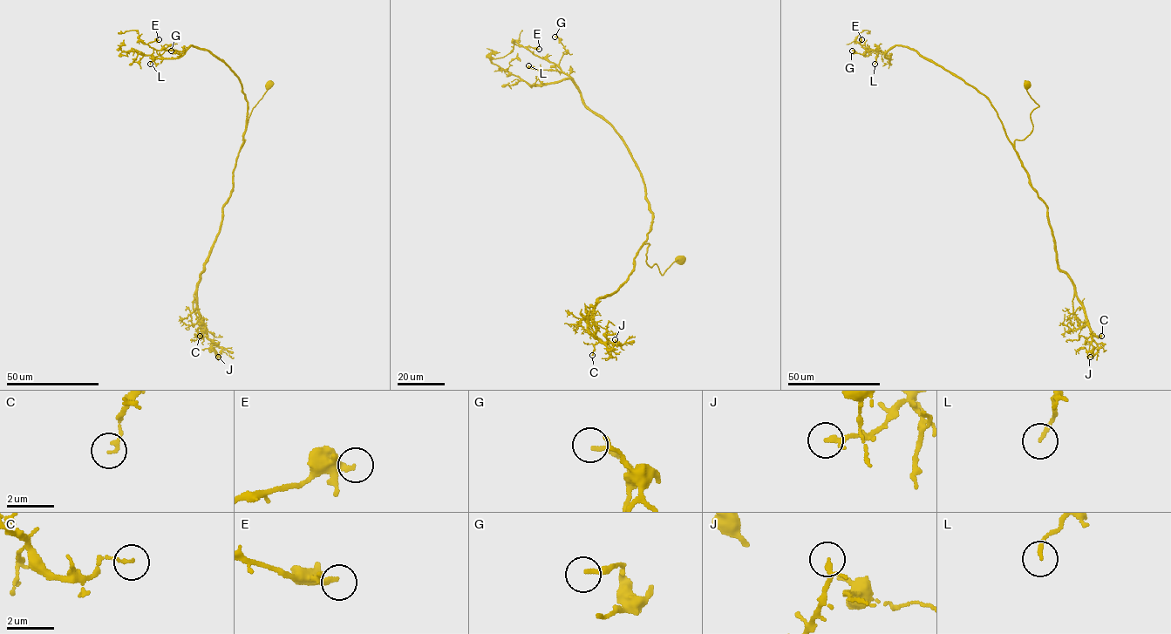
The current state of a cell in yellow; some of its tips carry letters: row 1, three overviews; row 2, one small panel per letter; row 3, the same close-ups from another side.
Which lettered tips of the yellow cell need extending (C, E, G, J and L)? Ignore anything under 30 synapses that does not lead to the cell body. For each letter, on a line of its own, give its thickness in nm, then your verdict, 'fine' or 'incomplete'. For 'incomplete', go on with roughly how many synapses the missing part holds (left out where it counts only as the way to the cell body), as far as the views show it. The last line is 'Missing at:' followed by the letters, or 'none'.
C: 130 nm | fine
E: 240 nm | fine
G: 190 nm | fine
J: 220 nm | fine
L: 150 nm | fine
Missing at: none

